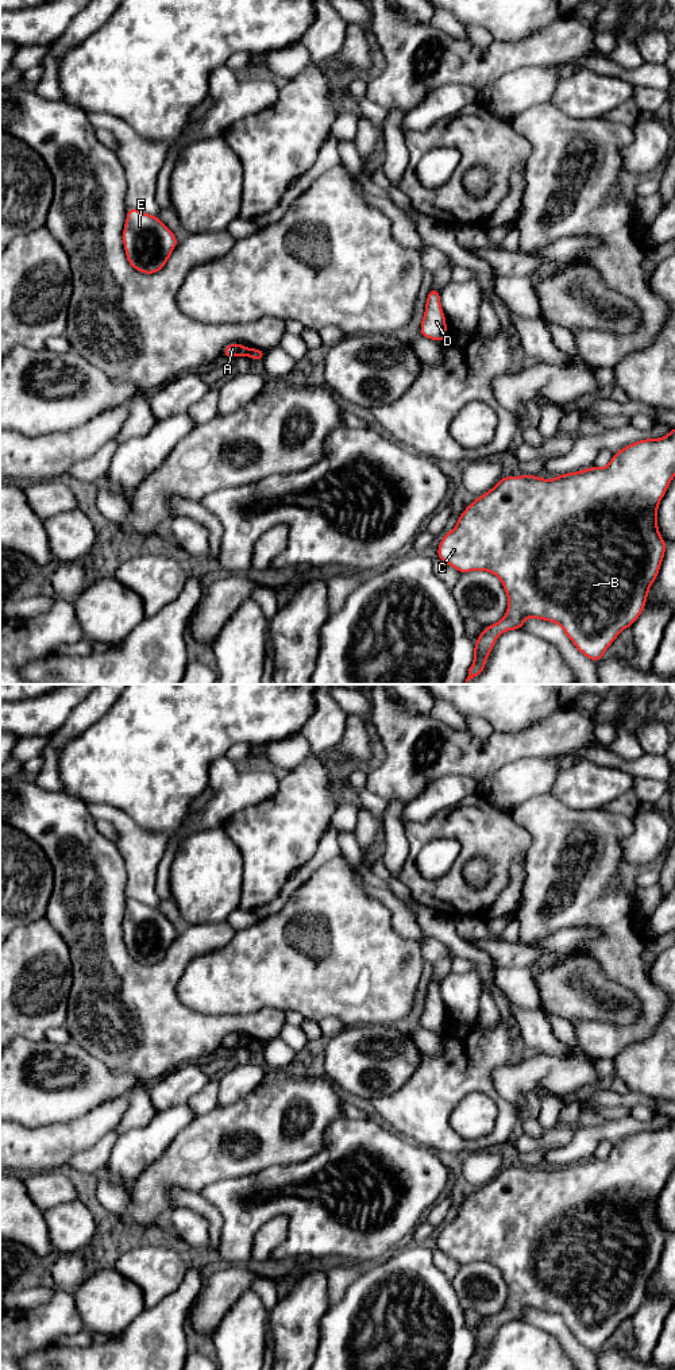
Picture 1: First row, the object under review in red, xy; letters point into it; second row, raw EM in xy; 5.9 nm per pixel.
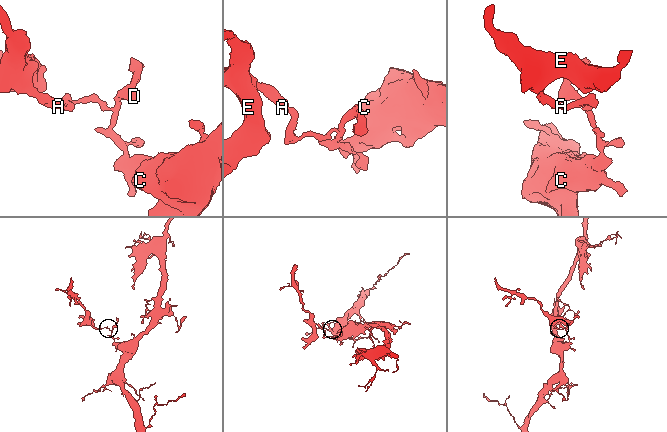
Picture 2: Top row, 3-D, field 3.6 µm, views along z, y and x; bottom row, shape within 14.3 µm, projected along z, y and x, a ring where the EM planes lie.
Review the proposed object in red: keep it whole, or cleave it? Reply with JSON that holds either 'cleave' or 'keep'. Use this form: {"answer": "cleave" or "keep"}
{"answer": "cleave"}

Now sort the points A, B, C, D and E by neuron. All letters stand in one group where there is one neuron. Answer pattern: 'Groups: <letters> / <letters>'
Groups: A E / B C D

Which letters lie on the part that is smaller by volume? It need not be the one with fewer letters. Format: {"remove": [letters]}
{"remove": ["A", "E"]}

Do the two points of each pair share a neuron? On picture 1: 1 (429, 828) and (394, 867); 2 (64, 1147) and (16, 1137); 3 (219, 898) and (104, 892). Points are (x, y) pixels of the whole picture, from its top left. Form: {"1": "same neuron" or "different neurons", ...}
{"1": "different neurons", "2": "same neuron", "3": "same neuron"}

